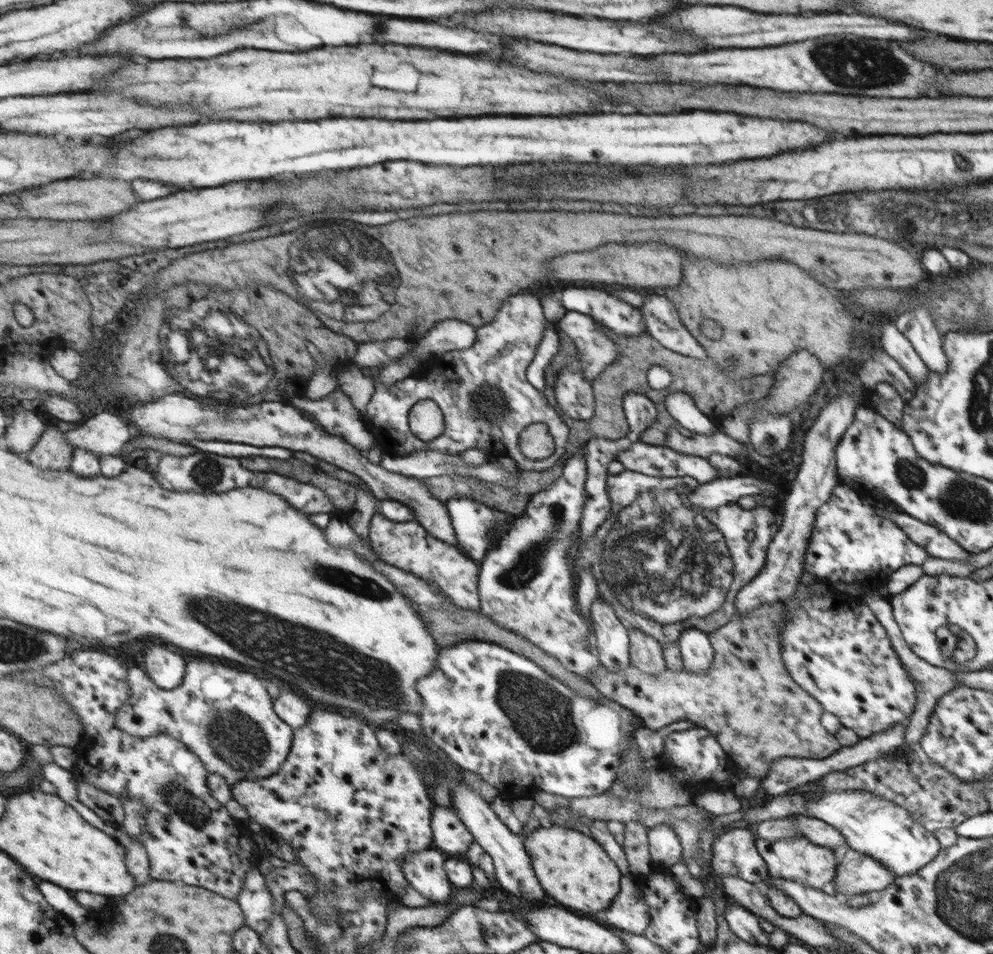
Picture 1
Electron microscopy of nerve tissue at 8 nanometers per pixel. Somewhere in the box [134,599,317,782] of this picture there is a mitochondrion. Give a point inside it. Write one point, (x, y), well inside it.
(244, 745)

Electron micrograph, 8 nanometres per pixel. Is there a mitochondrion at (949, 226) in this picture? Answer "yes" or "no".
yes

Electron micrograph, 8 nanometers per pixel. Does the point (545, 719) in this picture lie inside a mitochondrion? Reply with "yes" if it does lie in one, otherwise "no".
yes

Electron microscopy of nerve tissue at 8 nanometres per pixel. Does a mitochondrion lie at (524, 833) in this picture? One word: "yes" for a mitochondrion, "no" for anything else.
no

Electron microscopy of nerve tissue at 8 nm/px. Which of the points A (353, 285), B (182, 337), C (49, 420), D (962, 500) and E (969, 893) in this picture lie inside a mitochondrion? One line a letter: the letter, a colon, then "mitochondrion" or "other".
A: mitochondrion
B: mitochondrion
C: other
D: mitochondrion
E: mitochondrion

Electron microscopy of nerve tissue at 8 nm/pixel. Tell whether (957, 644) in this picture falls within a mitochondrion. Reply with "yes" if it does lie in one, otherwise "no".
yes

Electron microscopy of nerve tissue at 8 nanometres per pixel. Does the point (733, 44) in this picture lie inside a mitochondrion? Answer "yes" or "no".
no

